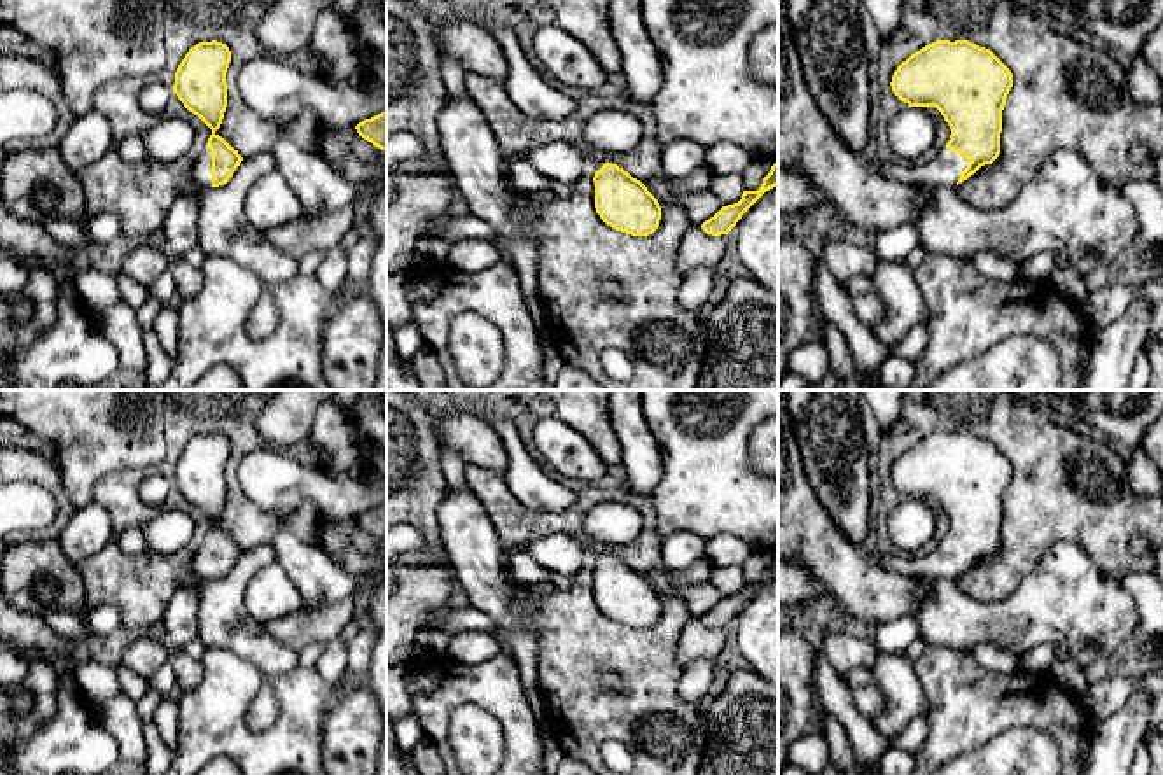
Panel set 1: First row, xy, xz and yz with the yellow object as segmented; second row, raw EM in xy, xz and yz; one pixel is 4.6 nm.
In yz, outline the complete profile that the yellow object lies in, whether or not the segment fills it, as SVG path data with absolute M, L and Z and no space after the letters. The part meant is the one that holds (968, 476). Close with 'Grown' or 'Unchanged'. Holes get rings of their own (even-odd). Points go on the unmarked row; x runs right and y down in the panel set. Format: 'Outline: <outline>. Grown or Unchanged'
Outline: M936 432L902 453L894 464L890 478L894 486L909 499L936 499L951 527L939 548L925 556L883 555L881 565L887 570L913 579L957 579L999 549L1002 502L1013 479L1013 465L990 441L969 432Z. Grown

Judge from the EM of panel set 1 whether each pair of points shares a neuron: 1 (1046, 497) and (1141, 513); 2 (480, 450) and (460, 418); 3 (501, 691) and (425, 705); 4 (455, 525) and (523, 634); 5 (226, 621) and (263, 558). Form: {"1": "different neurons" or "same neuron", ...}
{"1": "same neuron", "2": "same neuron", "3": "same neuron", "4": "same neuron", "5": "same neuron"}

